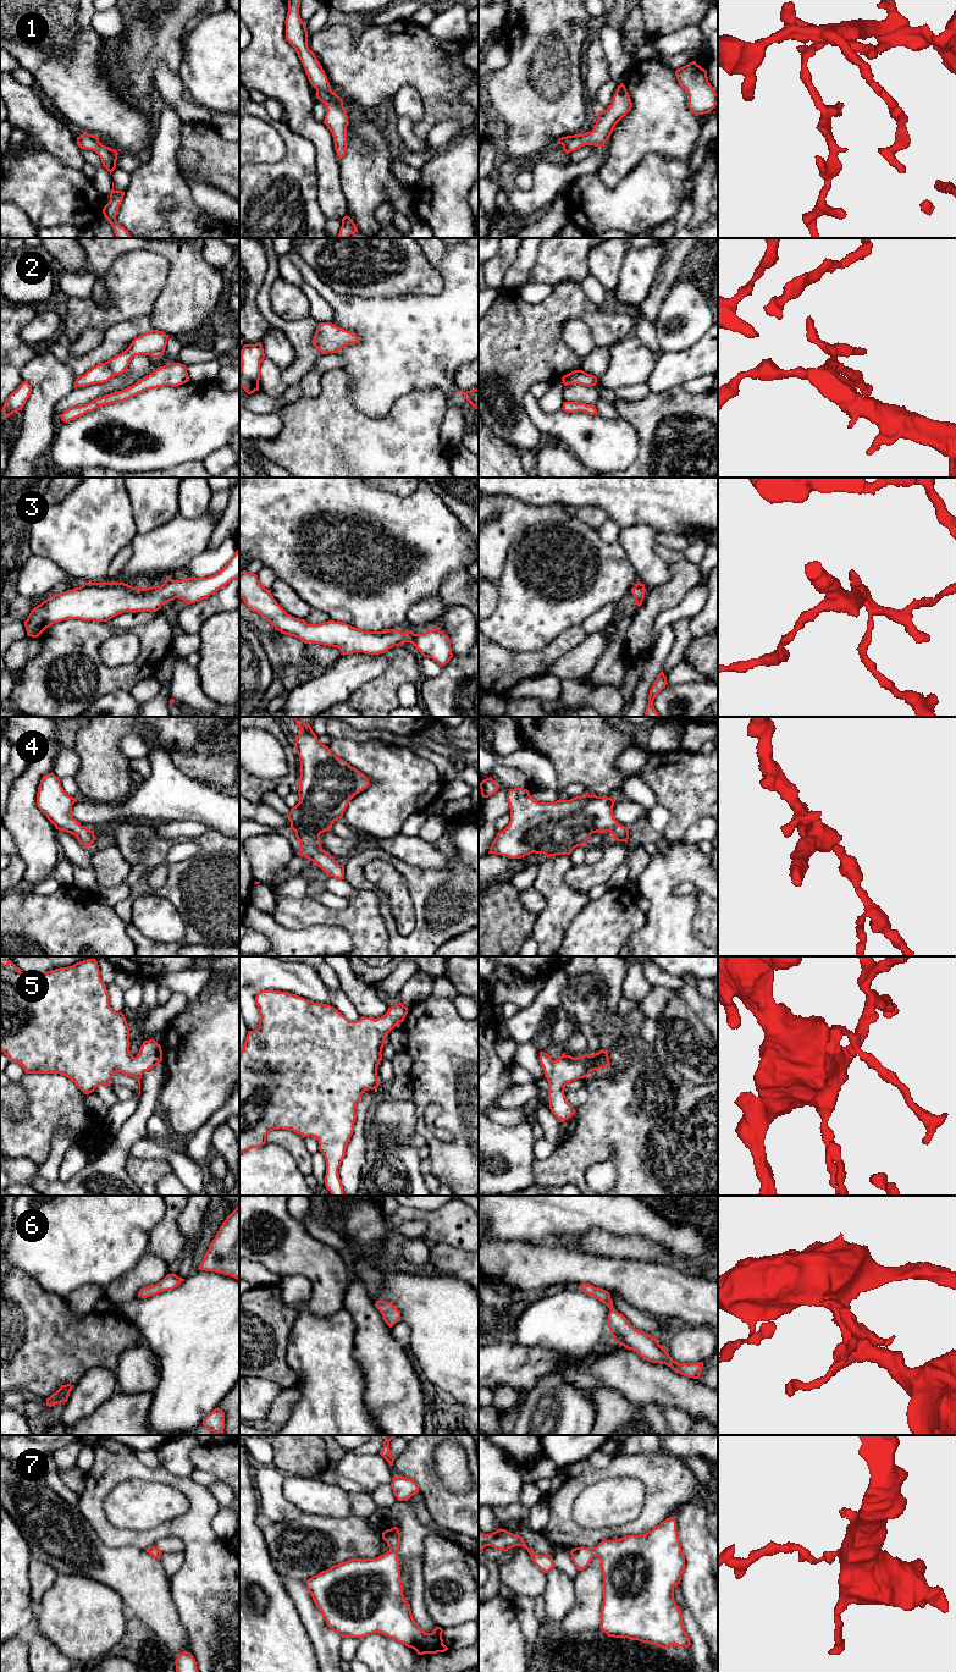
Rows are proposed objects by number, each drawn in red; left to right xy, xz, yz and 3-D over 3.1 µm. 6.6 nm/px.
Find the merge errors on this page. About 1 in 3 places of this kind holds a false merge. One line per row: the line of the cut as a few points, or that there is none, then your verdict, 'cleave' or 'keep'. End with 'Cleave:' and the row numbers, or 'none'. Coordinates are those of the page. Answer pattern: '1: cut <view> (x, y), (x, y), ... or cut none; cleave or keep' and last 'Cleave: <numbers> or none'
1: cut none; keep
2: cut none; keep
3: cut none; keep
4: cut none; keep
5: cut none; keep
6: cut none; keep
7: cut none; keep
Cleave: none

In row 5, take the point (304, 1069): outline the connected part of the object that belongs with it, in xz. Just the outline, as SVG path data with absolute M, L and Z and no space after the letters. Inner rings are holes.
M273 989L259 992L255 1004L260 1015L259 1027L248 1031L239 1053L239 1154L264 1146L266 1135L273 1130L315 1137L326 1159L325 1186L331 1196L344 1196L338 1169L354 1131L355 1105L365 1091L380 1086L377 1065L382 1060L385 1036L404 1021L409 1009L399 1001L376 1020L361 1016L358 1021L349 1021L331 1005Z

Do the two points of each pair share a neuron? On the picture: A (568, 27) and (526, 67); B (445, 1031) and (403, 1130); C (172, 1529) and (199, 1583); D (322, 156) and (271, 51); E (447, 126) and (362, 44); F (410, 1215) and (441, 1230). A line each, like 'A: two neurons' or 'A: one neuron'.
A: one neuron
B: two neurons
C: one neuron
D: one neuron
E: two neurons
F: one neuron

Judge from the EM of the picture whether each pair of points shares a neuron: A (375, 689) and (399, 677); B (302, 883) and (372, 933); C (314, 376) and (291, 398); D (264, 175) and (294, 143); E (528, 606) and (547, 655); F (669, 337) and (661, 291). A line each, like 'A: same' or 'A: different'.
A: same
B: different
C: different
D: same
E: different
F: different

